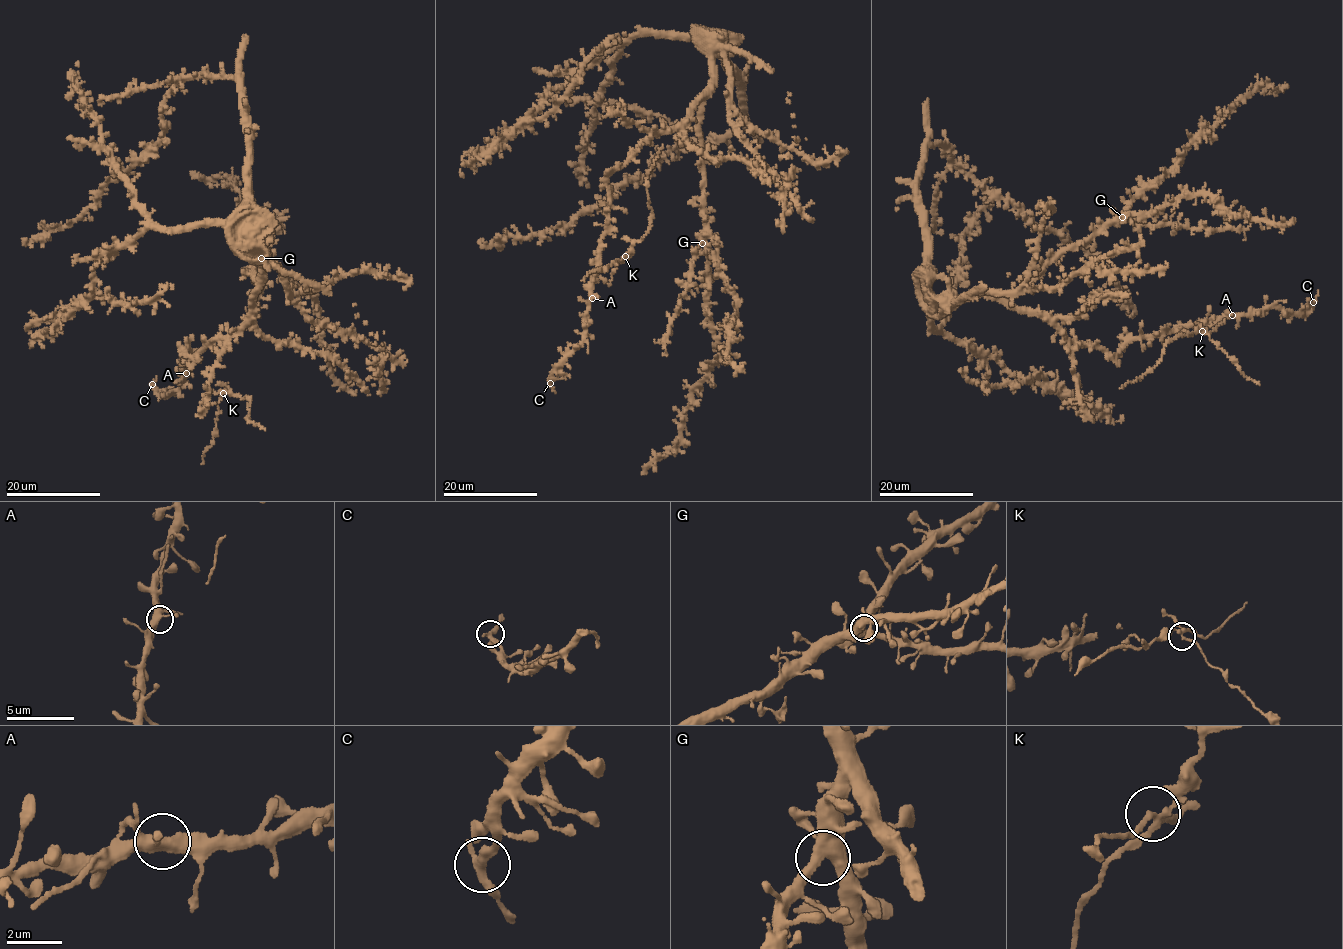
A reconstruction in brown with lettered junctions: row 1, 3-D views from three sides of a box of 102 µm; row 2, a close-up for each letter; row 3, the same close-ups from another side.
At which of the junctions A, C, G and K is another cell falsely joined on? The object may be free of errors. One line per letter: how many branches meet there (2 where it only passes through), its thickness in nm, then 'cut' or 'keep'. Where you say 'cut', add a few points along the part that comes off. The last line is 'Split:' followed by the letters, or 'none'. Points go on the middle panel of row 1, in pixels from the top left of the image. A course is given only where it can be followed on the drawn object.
A: branches 4; calibre 420 nm; keep
C: branches 3; calibre 280 nm; keep
G: branches 4; calibre 460 nm; keep
K: branches 4; calibre 190 nm; cut; course (625, 256), (590, 271), (582, 280)
Split: K

